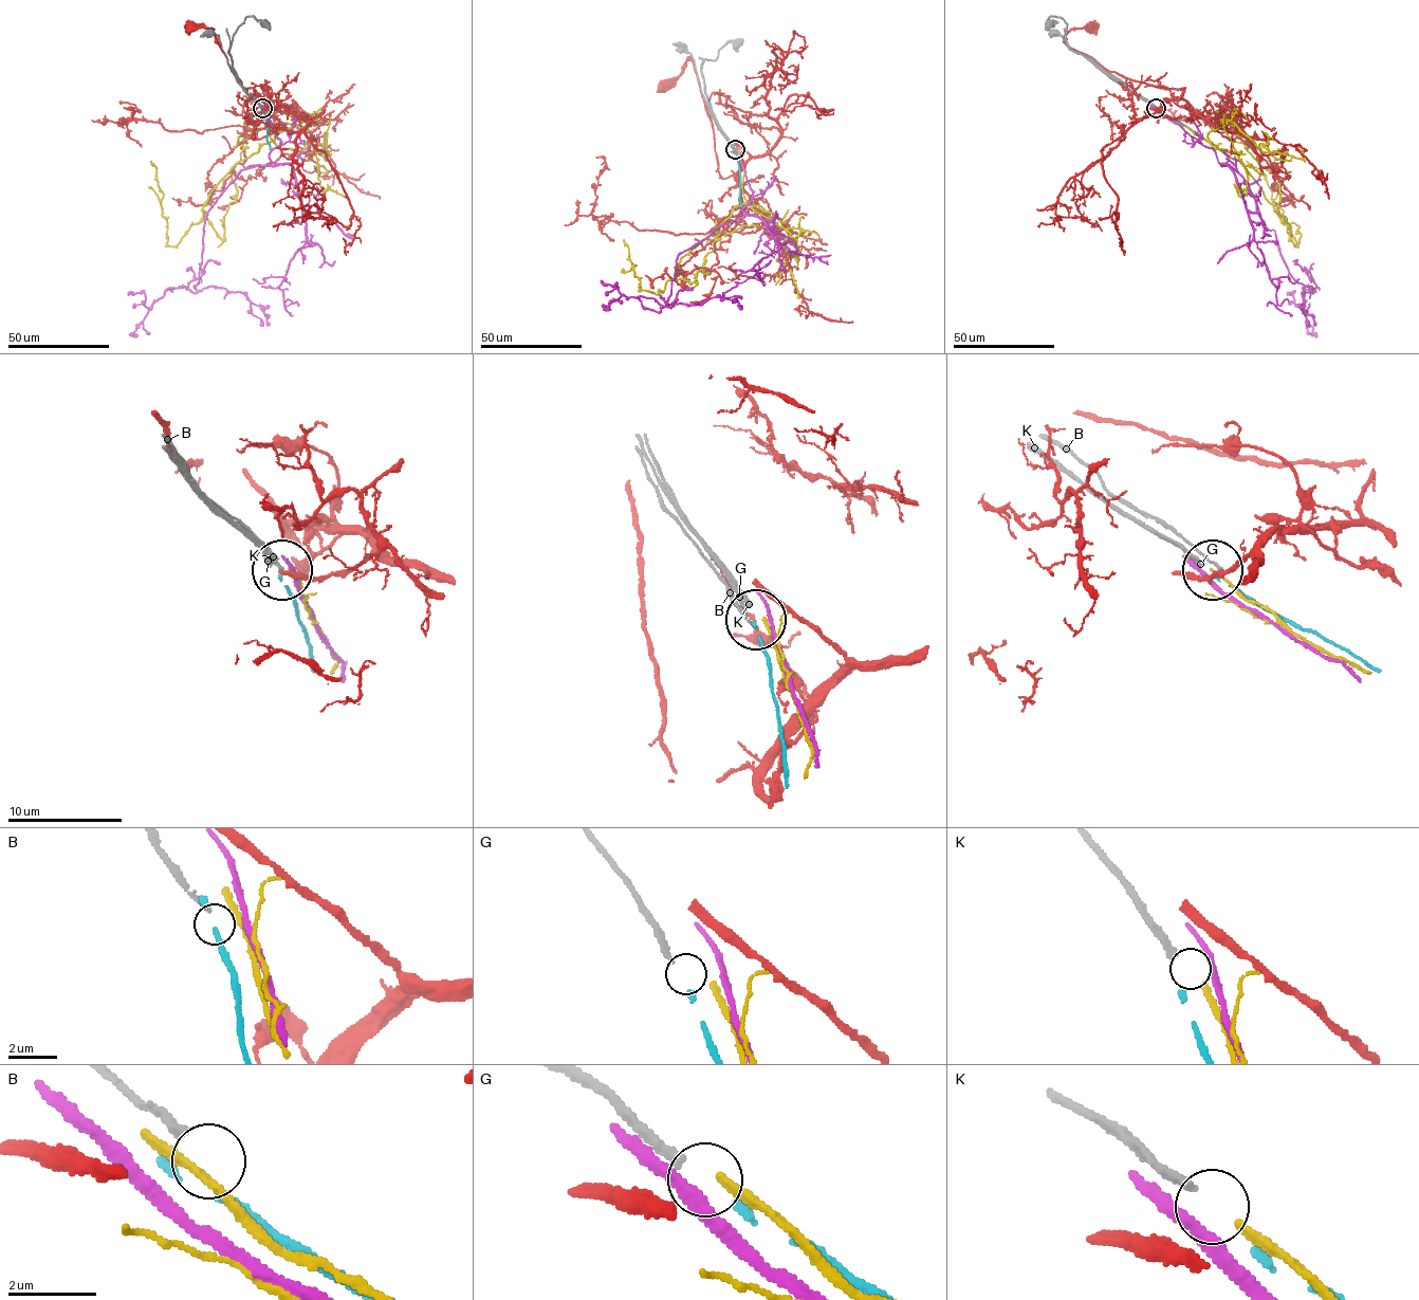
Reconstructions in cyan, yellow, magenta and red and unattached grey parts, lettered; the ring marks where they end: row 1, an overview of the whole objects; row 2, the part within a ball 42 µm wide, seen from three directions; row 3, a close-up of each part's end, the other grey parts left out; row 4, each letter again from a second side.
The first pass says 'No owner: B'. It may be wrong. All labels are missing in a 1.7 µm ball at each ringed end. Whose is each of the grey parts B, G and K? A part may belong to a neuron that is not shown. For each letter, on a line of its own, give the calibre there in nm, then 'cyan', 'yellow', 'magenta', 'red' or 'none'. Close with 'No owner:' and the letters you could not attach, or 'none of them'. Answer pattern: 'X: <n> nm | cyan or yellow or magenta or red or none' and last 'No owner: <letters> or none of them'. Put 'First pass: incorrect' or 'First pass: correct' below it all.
B: 220 nm | none
G: 220 nm | cyan
K: 240 nm | yellow
No owner: B
First pass: correct

